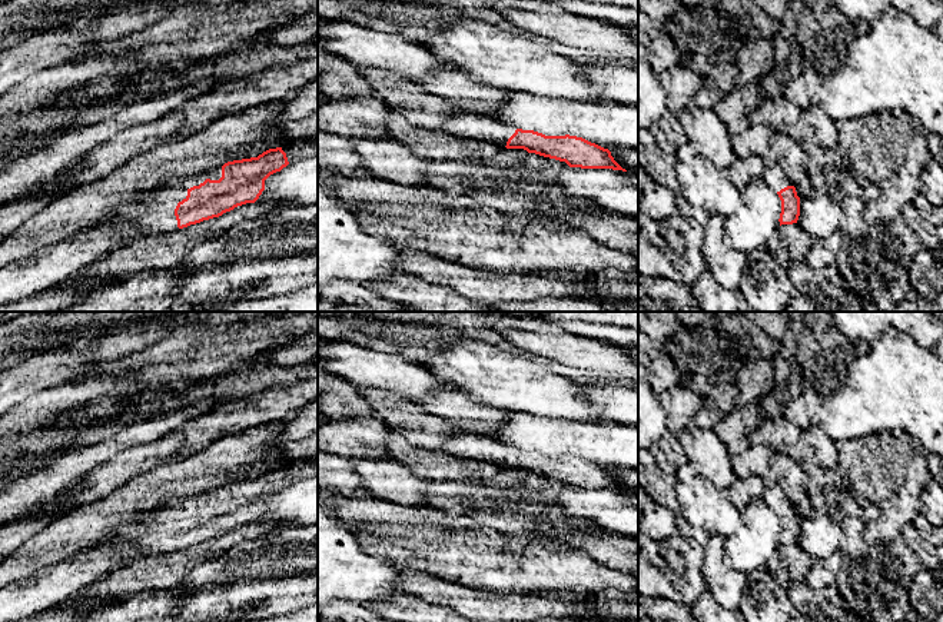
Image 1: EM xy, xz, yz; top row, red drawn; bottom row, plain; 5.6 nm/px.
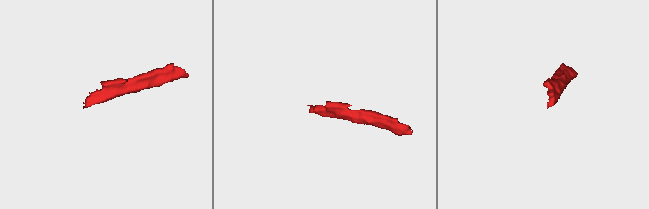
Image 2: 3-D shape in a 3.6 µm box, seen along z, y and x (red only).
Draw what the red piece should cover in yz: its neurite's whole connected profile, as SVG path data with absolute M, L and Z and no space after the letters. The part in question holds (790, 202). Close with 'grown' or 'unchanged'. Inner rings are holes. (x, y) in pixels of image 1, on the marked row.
M773 162L771 164L766 164L763 179L777 192L781 200L780 226L797 223L800 216L800 197L784 170Z | grown

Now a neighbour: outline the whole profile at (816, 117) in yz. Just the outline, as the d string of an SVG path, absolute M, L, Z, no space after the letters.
M814 103L810 109L803 112L803 119L807 126L813 127L816 133L813 140L821 146L836 146L837 129L836 123L820 106Z

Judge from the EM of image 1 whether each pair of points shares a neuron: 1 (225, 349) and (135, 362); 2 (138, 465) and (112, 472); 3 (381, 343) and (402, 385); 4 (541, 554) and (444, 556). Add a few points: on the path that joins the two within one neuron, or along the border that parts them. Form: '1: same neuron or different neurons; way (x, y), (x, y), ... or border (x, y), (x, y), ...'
1: same neuron; way (202, 352), (158, 352)
2: same neuron; way (132, 465), (125, 465), (118, 471)
3: different neurons; border (352, 343), (398, 352), (412, 361), (418, 361)
4: same neuron; way (517, 562), (477, 562), (468, 558)

